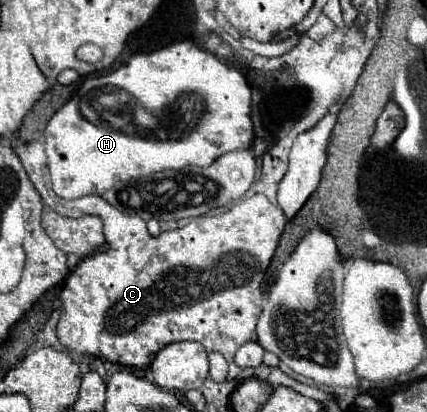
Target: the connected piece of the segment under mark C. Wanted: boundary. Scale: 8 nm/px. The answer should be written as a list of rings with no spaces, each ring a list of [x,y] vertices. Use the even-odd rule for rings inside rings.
[[[29,142],[23,146],[23,152],[17,156],[23,162],[23,168],[41,194],[41,200],[51,210],[61,216],[79,218],[83,214],[95,214],[103,218],[103,232],[109,234],[109,246],[117,246],[121,242],[121,234],[137,234],[141,230],[141,268],[133,254],[123,256],[123,252],[107,248],[93,256],[87,256],[71,270],[65,285],[59,293],[61,316],[57,322],[57,336],[61,344],[69,352],[92,355],[121,362],[121,366],[147,366],[151,364],[151,354],[159,352],[165,344],[179,340],[195,340],[205,346],[207,352],[221,352],[229,362],[233,360],[237,348],[245,342],[259,343],[257,336],[257,320],[261,318],[261,310],[267,306],[265,291],[262,290],[265,273],[278,246],[281,232],[287,224],[283,210],[277,201],[274,204],[267,200],[265,194],[253,194],[249,198],[241,198],[227,212],[215,216],[199,216],[185,224],[183,228],[163,232],[159,236],[151,236],[147,232],[145,220],[136,212],[121,212],[109,206],[101,196],[83,196],[79,200],[63,200],[51,190],[47,158],[41,142]]]

